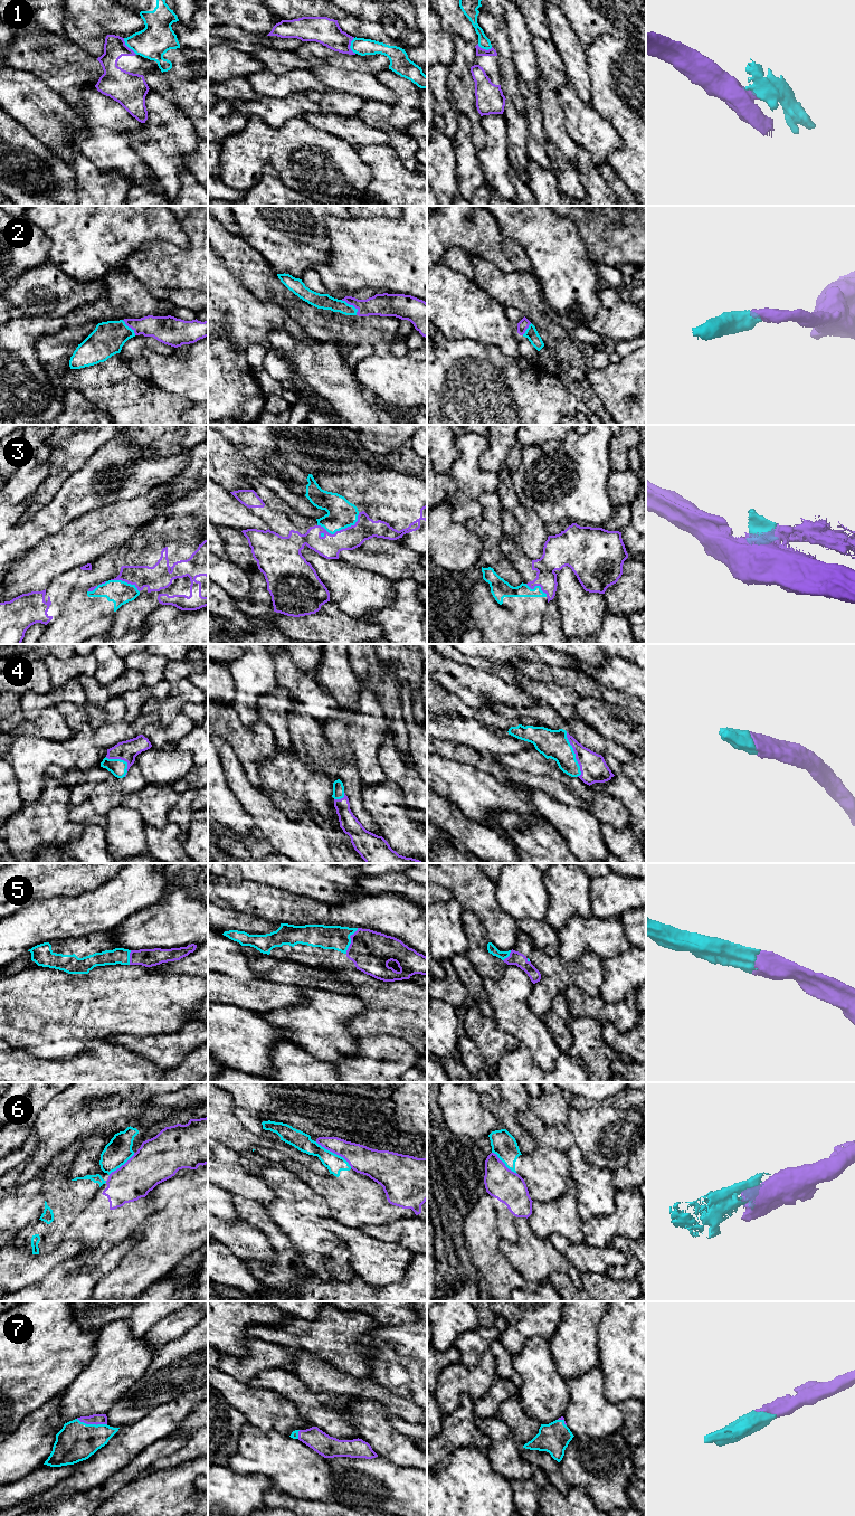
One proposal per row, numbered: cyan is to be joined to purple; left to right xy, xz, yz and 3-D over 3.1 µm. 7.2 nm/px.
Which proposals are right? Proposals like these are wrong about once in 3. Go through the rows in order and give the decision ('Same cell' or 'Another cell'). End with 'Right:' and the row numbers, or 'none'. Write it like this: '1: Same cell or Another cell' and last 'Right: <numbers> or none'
1: Another cell
2: Same cell
3: Another cell
4: Same cell
5: Same cell
6: Another cell
7: Same cell
Right: 2, 4, 5, 7

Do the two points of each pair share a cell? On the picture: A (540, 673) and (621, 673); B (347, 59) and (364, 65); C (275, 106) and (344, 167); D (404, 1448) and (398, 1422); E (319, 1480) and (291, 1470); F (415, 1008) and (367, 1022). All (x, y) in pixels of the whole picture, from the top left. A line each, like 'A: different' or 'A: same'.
A: different
B: same
C: different
D: different
E: same
F: same

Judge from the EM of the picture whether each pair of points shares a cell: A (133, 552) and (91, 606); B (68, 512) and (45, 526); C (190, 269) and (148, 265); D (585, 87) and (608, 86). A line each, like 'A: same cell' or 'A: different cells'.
A: same cell
B: same cell
C: same cell
D: different cells

